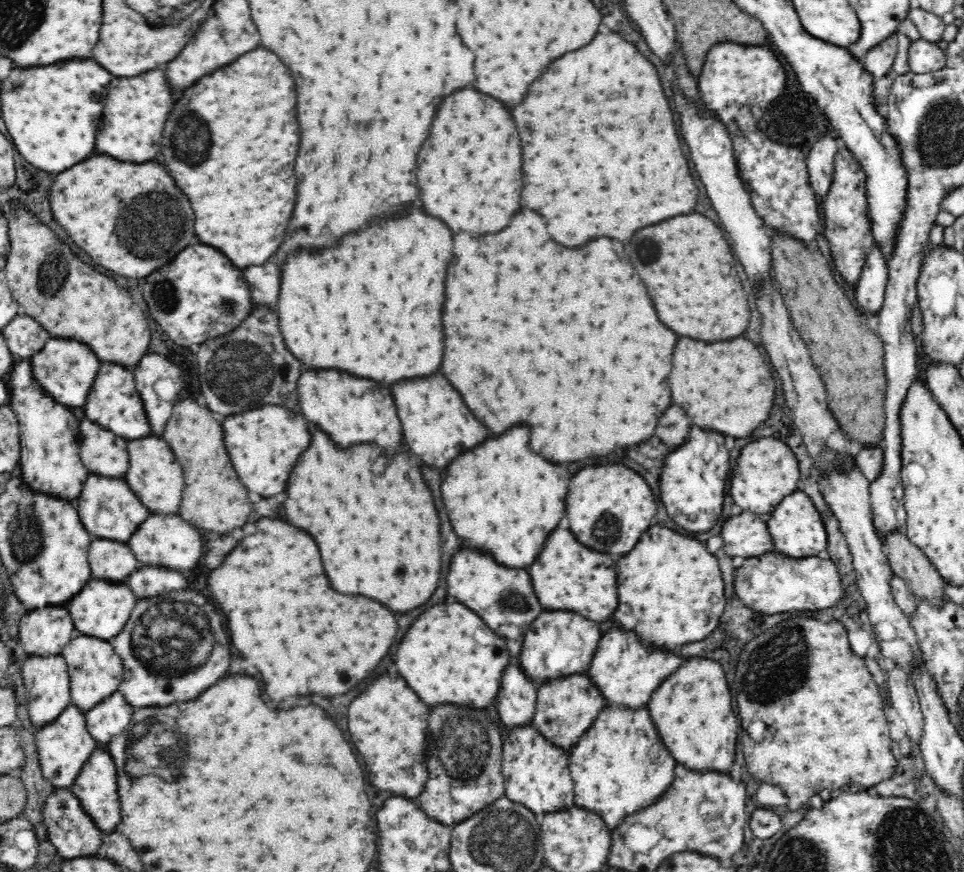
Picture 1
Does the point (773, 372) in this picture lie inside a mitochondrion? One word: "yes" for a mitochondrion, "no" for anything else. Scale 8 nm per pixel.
no

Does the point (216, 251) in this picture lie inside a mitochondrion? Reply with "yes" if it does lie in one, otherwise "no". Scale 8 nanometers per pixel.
no

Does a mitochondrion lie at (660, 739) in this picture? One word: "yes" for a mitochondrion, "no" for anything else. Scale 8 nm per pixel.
no

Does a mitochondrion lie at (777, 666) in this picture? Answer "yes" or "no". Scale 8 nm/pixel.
yes

